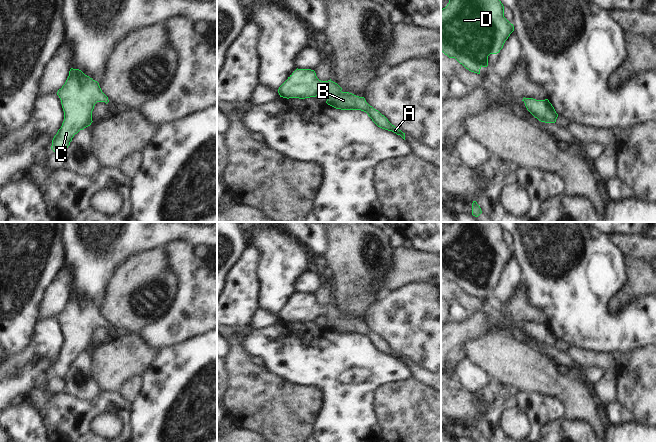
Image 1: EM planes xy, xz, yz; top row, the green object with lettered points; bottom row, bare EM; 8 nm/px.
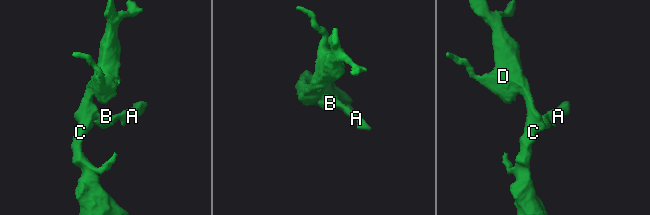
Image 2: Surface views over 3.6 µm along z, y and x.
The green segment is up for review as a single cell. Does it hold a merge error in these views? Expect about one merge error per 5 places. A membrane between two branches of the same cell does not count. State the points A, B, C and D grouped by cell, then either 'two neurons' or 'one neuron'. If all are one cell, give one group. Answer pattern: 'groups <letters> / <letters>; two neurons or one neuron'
groups A B C D; one neuron

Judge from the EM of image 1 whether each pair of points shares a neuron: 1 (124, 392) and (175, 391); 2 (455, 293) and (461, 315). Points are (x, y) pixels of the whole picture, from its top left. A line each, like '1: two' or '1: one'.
1: two
2: two

